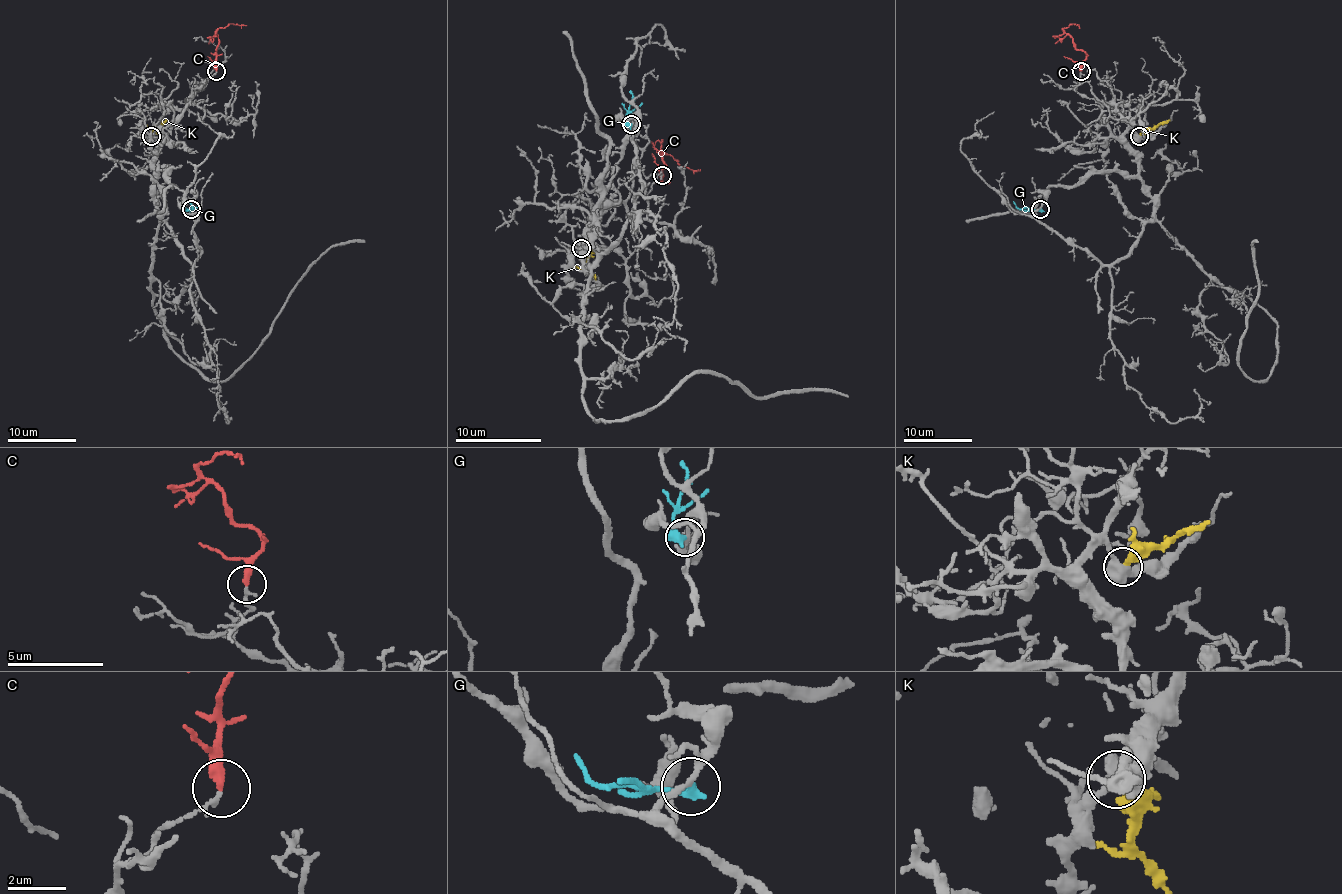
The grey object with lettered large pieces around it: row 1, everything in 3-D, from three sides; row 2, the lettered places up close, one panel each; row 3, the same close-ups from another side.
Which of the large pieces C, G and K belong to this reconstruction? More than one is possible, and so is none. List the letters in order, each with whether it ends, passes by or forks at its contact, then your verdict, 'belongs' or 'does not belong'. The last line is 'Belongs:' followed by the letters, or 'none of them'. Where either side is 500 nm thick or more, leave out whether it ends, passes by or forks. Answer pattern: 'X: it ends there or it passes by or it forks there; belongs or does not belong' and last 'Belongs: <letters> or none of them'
C: it ends there; does not belong
G: it ends there; does not belong
K: does not belong
Belongs: none of them

